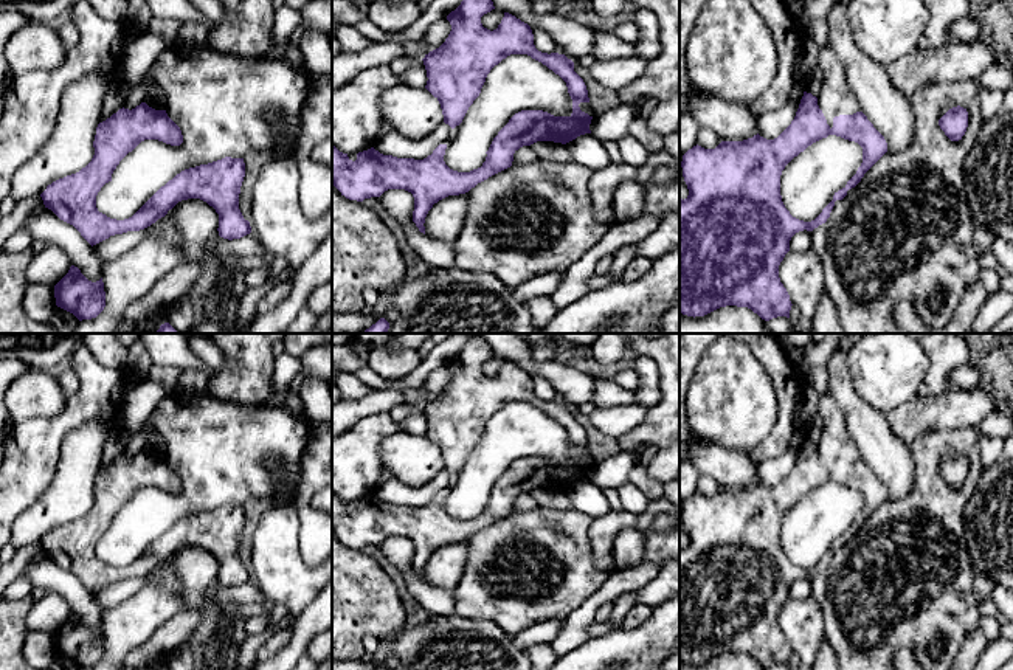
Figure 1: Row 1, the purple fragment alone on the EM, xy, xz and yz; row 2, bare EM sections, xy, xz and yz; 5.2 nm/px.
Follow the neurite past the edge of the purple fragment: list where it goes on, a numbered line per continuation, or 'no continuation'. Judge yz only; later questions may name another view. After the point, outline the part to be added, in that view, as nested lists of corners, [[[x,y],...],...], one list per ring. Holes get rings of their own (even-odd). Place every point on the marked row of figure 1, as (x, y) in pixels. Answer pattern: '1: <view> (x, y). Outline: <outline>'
1: yz (829, 84). Outline: [[[828,45],[819,50],[816,70],[804,92],[818,98],[818,105],[830,129],[835,116],[861,112],[844,67]]]

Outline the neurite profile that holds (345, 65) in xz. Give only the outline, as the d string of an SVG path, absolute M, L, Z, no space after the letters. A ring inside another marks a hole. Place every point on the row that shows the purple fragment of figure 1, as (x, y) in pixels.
M372 42L355 53L340 53L332 57L332 90L341 87L363 70L374 65L389 65L396 59L410 57L403 43Z

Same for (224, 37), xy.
M220 0L225 19L208 33L206 47L240 57L264 57L271 48L273 0Z

